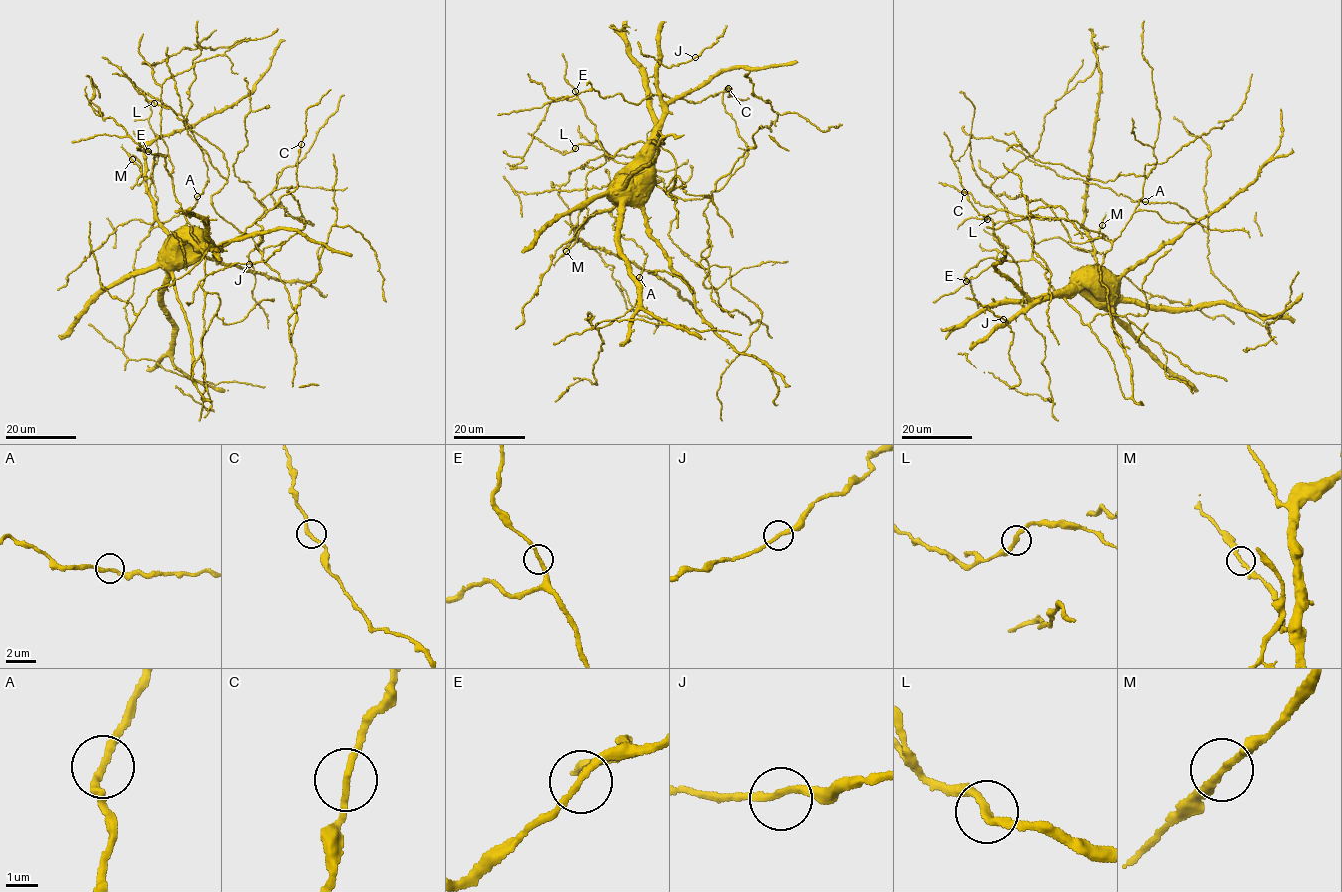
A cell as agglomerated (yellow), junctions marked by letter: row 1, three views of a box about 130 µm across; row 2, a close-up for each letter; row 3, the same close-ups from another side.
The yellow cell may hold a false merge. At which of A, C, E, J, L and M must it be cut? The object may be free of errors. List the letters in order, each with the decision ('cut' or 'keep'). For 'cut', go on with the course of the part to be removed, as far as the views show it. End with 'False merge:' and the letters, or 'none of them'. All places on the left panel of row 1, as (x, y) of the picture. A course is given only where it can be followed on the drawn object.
A: keep
C: keep
E: keep
J: keep
L: keep
M: keep
False merge: none of them

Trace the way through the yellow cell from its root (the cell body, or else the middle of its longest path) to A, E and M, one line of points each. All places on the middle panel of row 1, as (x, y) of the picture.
A: (638, 171), (619, 256), (664, 323), (592, 328), (632, 307), (639, 277)
E: (638, 171), (644, 143), (637, 142), (621, 148), (614, 156), (606, 154), (575, 91)
M: (638, 171), (636, 180), (624, 191), (615, 207), (596, 212), (584, 224), (576, 243), (565, 251)

